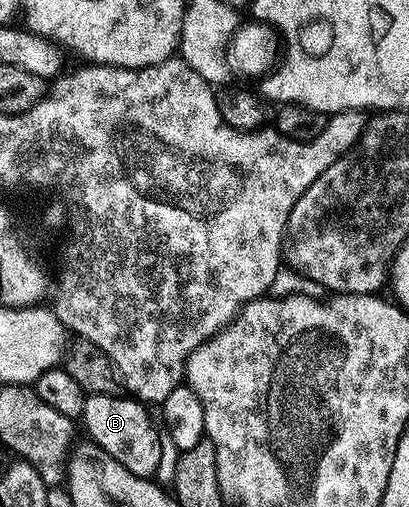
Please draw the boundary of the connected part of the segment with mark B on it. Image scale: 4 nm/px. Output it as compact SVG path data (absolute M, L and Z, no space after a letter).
M90 395L85 396L85 408L80 422L85 423L85 431L98 443L104 454L110 455L123 469L135 473L135 477L153 479L159 469L161 460L161 436L153 419L149 416L150 408L146 404L130 397L120 395Z

